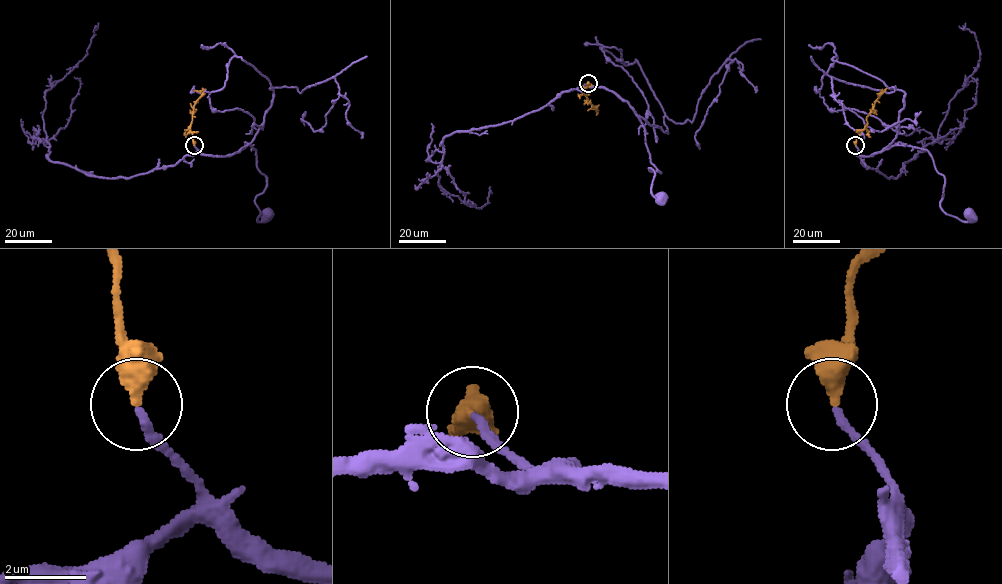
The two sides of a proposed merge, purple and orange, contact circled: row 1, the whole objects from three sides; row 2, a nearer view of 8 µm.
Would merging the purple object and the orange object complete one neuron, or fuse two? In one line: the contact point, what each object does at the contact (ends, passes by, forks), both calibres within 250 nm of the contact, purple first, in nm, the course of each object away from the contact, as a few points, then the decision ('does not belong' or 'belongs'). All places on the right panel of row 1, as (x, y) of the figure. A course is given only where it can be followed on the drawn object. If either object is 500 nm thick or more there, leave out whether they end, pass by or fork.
at (855, 145); purple ends there; orange ends there; 190 nm thick on the purple side, 480 nm on the other; purple runs (855, 145), (860, 156), (898, 145), (926, 150), (944, 177), (940, 207), (966, 222), (971, 221), (970, 214); orange runs (855, 145), (882, 90); belongs

